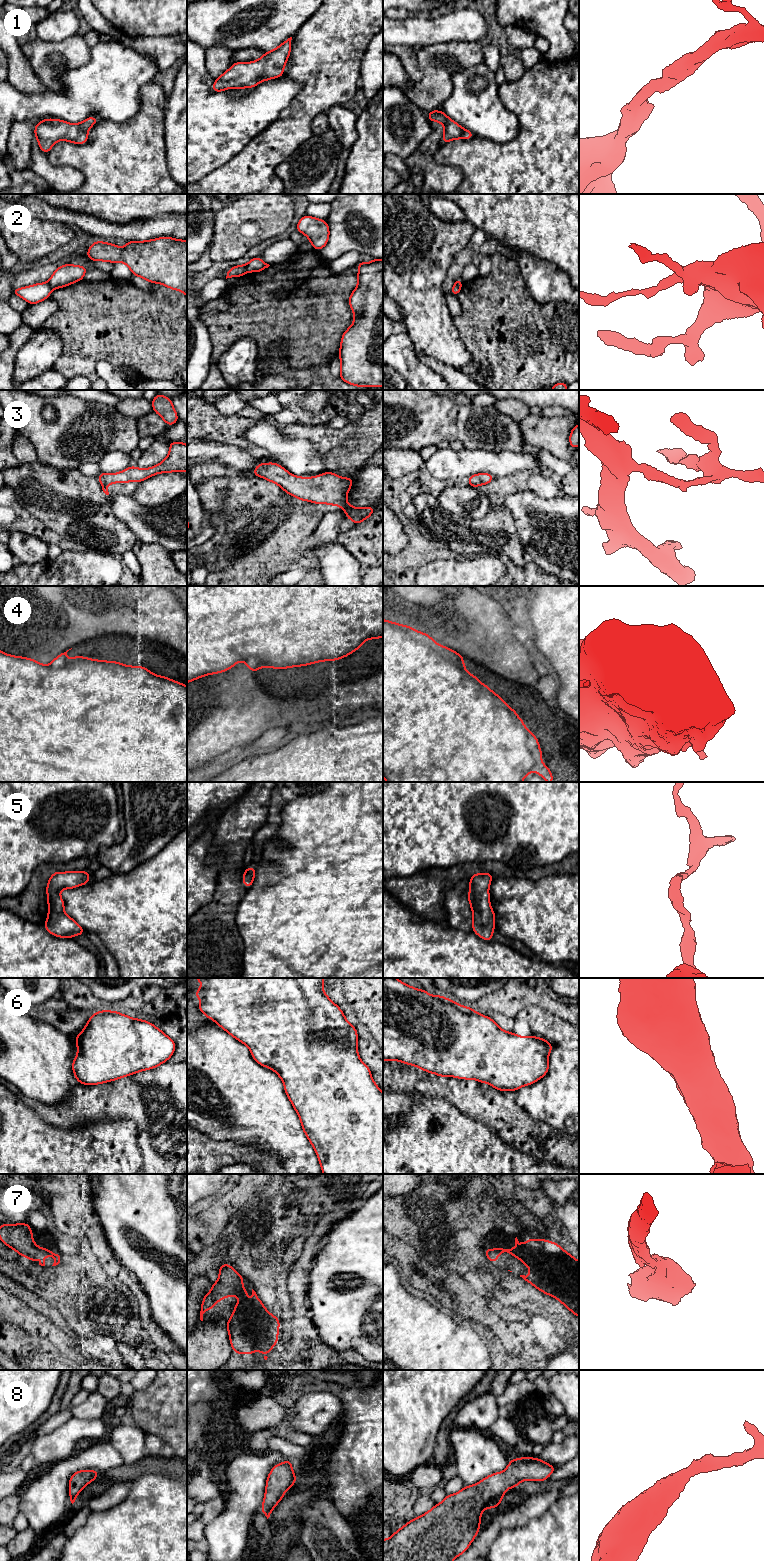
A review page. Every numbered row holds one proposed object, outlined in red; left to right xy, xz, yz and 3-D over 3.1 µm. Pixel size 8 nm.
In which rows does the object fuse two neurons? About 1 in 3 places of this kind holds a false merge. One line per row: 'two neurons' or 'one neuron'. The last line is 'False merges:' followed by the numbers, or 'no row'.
1: one neuron
2: two neurons
3: one neuron
4: two neurons
5: one neuron
6: one neuron
7: one neuron
8: one neuron
False merges: 2, 4

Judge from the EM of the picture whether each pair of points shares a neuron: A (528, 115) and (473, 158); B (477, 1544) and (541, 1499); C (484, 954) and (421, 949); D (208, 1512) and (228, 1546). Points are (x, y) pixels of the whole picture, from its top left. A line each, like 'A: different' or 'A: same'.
A: same
B: same
C: same
D: different

